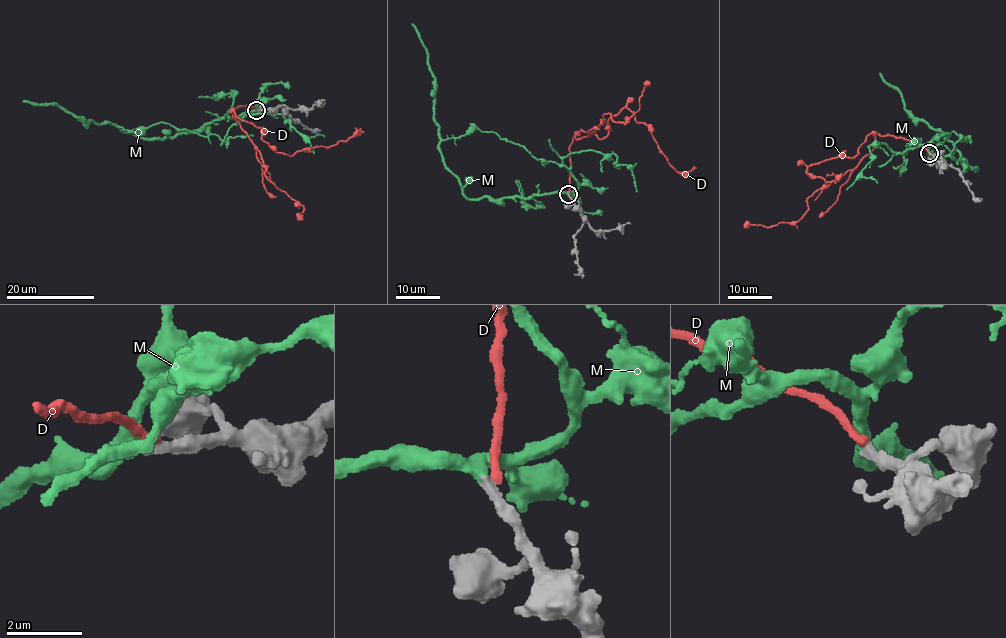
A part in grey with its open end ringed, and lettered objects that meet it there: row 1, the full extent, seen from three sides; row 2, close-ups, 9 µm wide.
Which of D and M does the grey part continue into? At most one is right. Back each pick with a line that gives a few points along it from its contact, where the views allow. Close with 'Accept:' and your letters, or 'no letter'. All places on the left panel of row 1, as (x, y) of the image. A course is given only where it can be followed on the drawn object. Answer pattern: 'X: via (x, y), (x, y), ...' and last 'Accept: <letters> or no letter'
M: via (257, 110), (219, 117), (164, 138), (143, 139), (120, 128), (140, 135), (166, 123), (221, 139), (253, 135)
Accept: M

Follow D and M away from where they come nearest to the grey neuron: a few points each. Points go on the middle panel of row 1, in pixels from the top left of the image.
D: (569, 194), (573, 138), (582, 130), (604, 139), (609, 120), (625, 107), (646, 125), (674, 169), (695, 167)
M: (568, 195), (470, 199), (446, 169), (439, 144), (472, 129), (492, 131), (538, 160), (572, 167)

